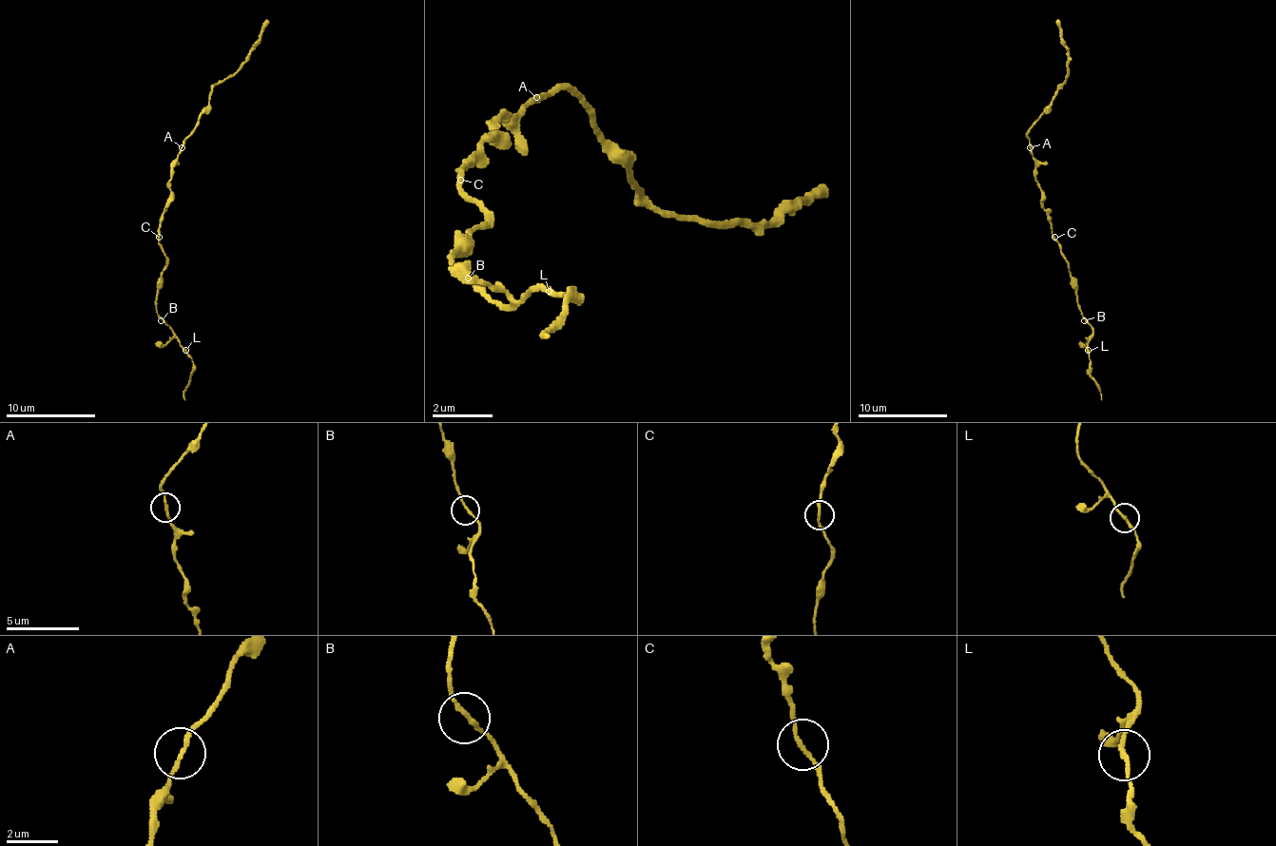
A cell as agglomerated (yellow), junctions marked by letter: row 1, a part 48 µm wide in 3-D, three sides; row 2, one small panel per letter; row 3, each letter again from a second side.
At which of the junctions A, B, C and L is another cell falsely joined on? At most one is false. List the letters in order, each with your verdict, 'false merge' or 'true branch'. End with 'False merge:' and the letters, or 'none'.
A: true branch
B: true branch
C: true branch
L: true branch
False merge: none

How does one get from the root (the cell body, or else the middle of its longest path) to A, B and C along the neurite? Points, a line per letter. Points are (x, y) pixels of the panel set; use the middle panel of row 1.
A: (491, 142), (498, 134), (498, 119), (506, 119), (521, 105), (529, 105), (536, 97)
B: (491, 142), (460, 172), (460, 187), (483, 210), (483, 224), (453, 247), (453, 262), (468, 278)
C: (491, 142), (460, 172), (460, 180)

